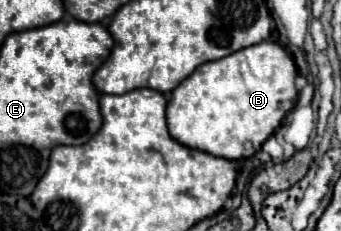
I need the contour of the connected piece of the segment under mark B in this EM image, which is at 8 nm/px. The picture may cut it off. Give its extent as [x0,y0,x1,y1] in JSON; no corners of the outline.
[166,42,298,160]

